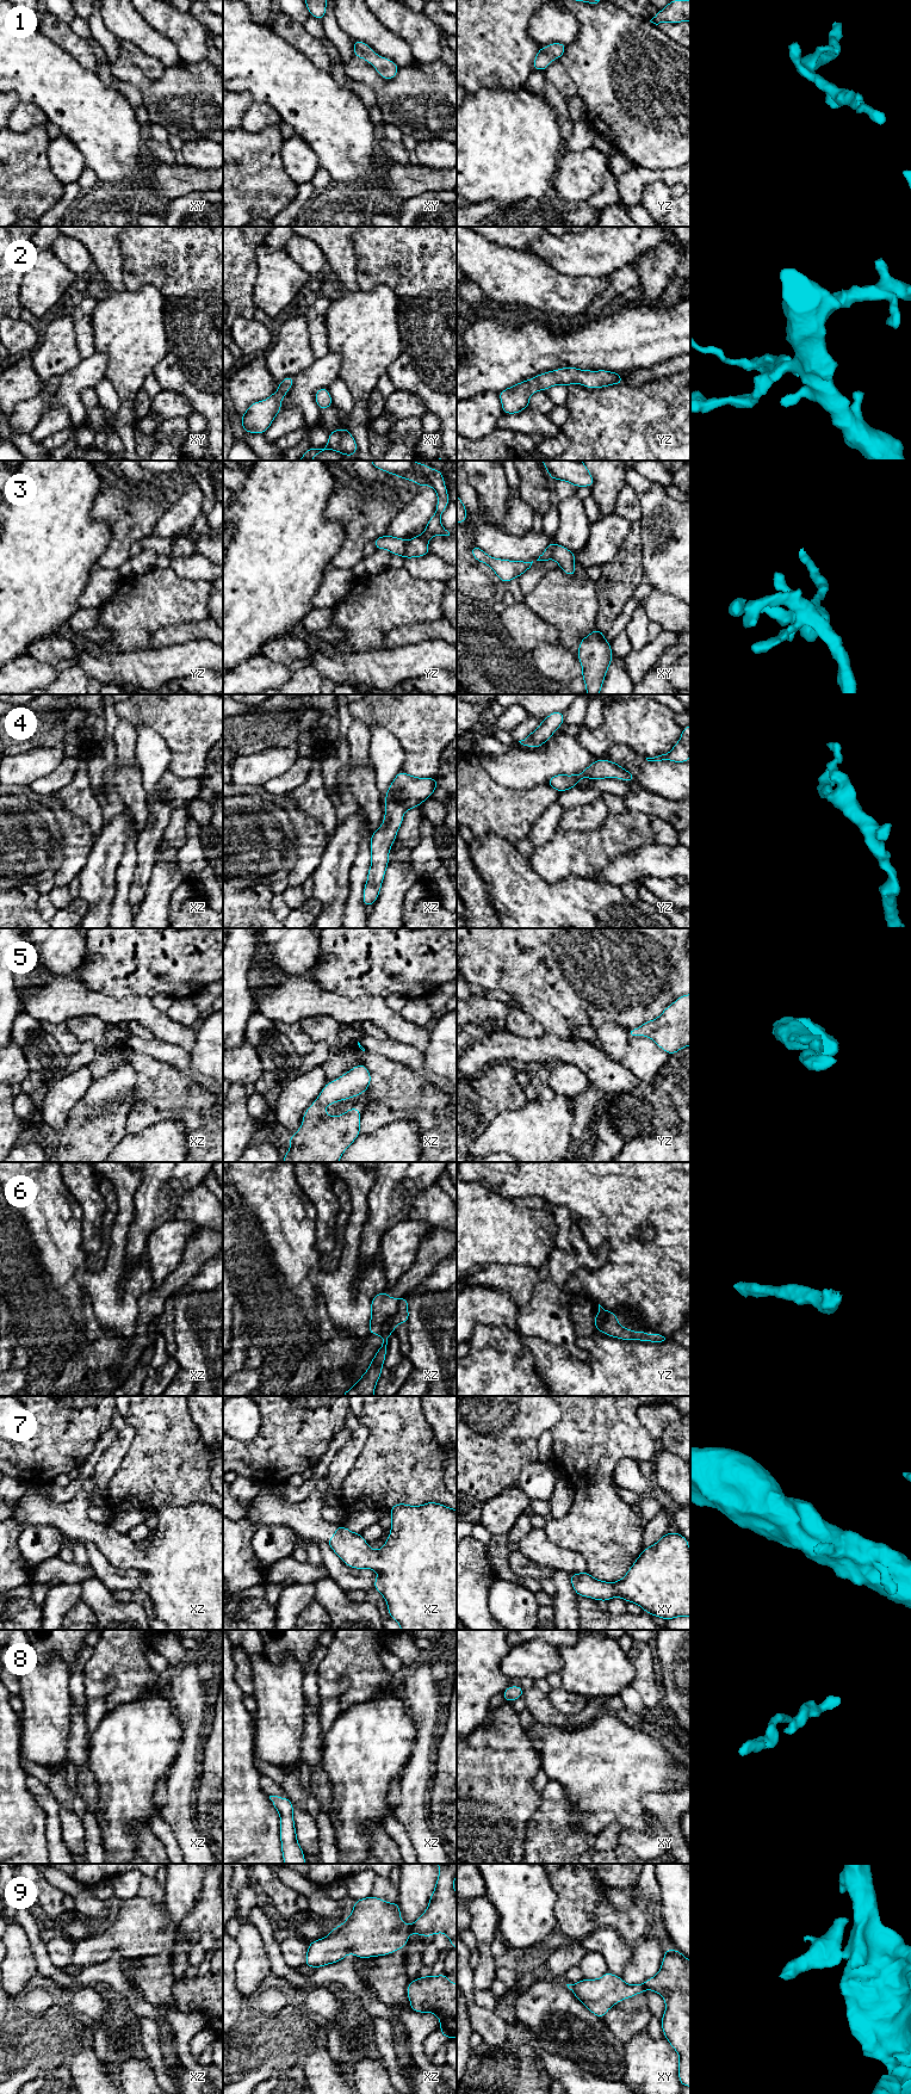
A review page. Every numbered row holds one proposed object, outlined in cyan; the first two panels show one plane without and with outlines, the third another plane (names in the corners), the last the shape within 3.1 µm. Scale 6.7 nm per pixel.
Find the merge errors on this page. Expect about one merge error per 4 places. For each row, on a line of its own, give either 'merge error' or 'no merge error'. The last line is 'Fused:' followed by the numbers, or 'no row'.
1: no merge error
2: no merge error
3: merge error
4: no merge error
5: no merge error
6: merge error
7: no merge error
8: no merge error
9: merge error
Fused: 3, 6, 9

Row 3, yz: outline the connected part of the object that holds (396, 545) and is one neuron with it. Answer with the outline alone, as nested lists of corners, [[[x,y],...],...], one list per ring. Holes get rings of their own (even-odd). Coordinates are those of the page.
[[[384,535],[382,537],[376,538],[373,542],[376,550],[385,549],[392,555],[399,555],[404,558],[408,558],[405,551],[407,542],[403,538]]]

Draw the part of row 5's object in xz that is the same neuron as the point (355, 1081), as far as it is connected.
[[[364,1064],[355,1065],[337,1080],[327,1082],[315,1102],[304,1112],[300,1129],[289,1137],[290,1149],[283,1162],[339,1162],[345,1150],[361,1134],[361,1113],[358,1108],[351,1107],[341,1116],[327,1116],[324,1107],[360,1095],[367,1091],[370,1083],[371,1074]]]

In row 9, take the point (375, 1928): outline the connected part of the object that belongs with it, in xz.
[[[372,1895],[357,1900],[352,1914],[346,1921],[326,1937],[311,1941],[305,1957],[305,1968],[318,1969],[342,1960],[347,1954],[353,1953],[357,1958],[371,1958],[388,1956],[407,1946],[410,1934],[410,1926],[401,1921],[398,1903],[389,1903]]]

